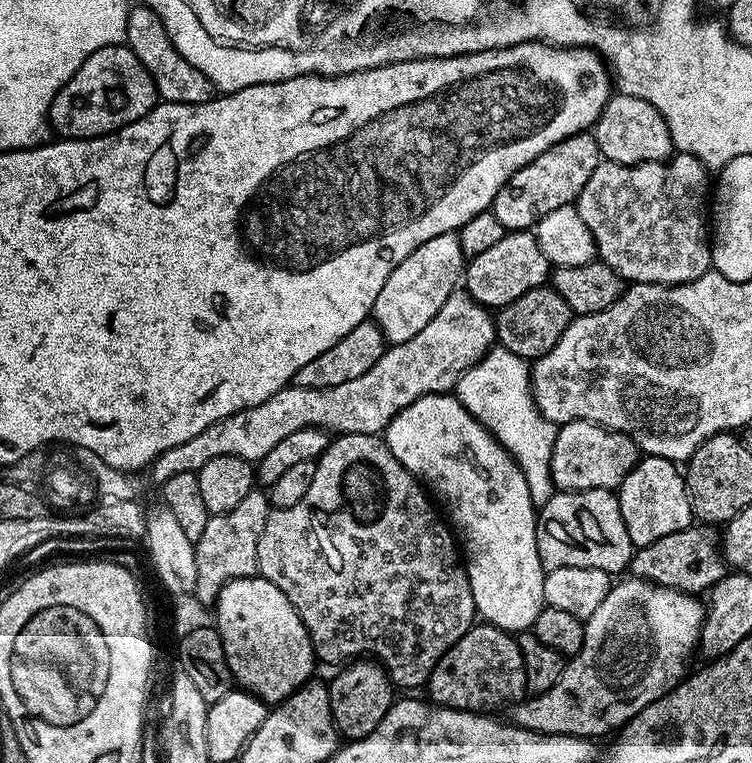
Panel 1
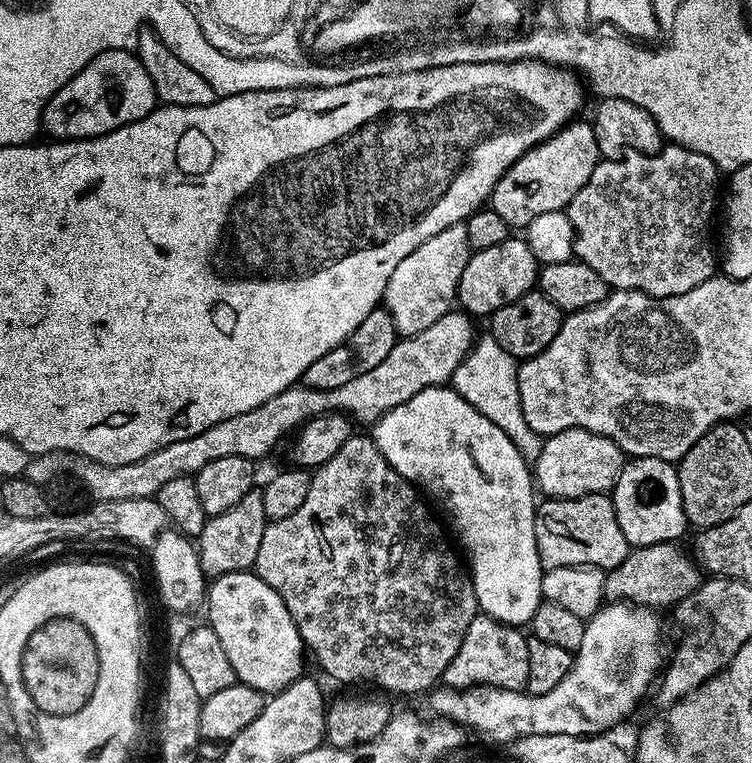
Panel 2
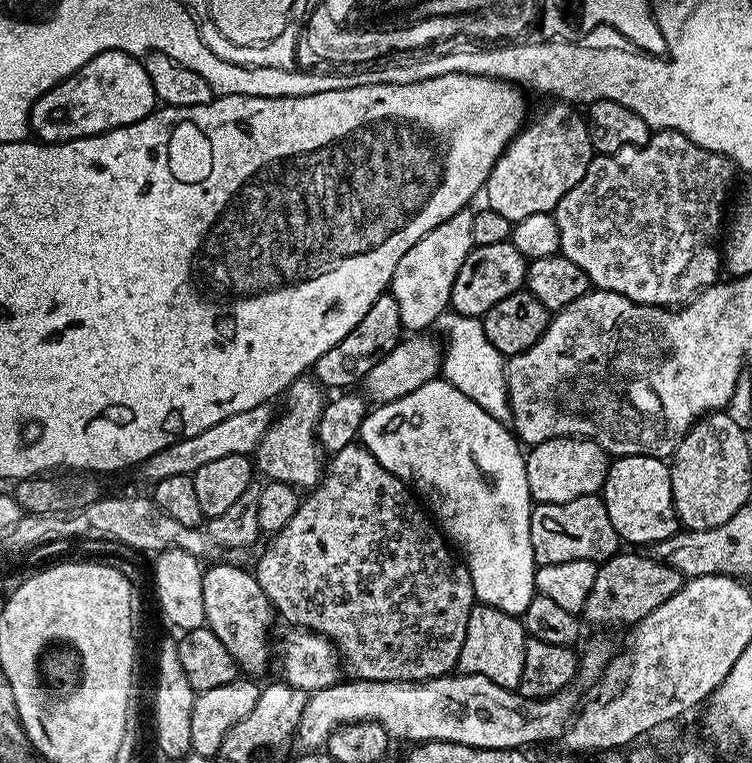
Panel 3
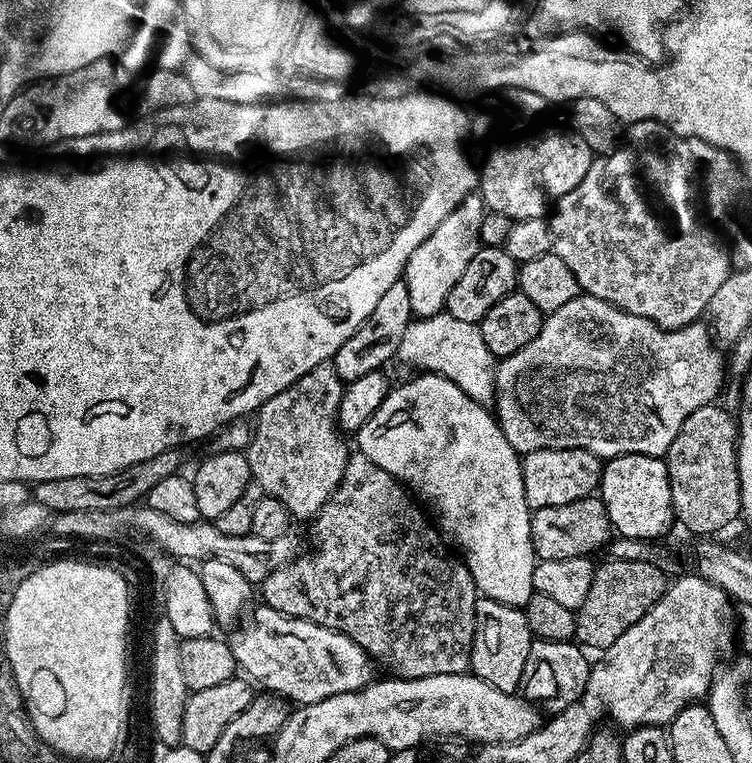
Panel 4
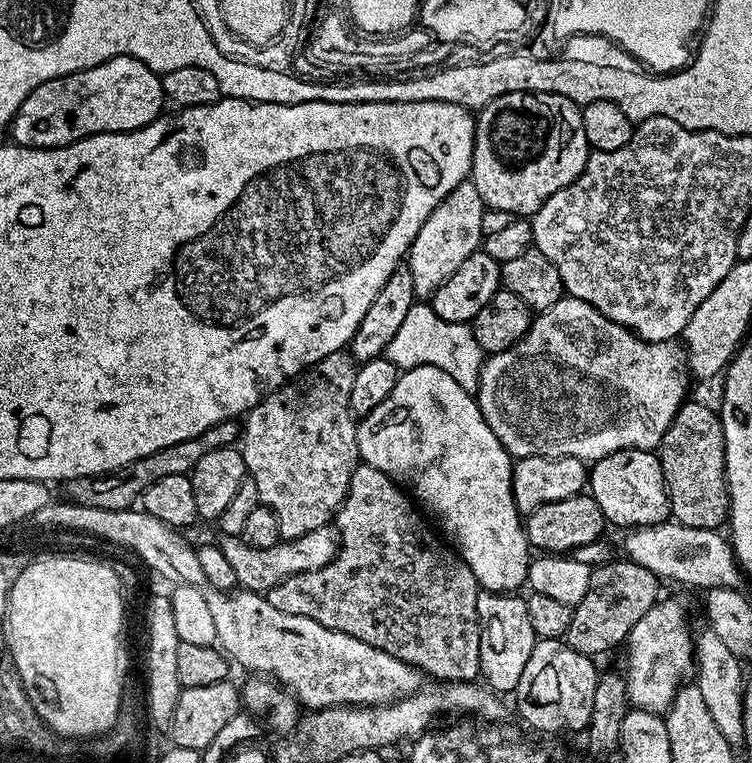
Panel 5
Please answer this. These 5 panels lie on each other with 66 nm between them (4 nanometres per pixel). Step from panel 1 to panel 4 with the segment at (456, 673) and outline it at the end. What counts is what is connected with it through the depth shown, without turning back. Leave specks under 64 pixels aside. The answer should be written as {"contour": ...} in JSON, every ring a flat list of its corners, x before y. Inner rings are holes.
{"contour":[[487,598,477,599,476,635,472,638,470,657,471,675,485,680,498,690,515,693,520,688,520,679,533,639,528,613,523,607,515,608]]}

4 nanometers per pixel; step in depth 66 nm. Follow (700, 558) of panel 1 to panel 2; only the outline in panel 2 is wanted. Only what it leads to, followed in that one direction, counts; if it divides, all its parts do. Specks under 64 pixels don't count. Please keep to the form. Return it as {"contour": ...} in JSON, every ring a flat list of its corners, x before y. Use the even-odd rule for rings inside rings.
{"contour":[[673,542,632,548,625,560,618,562,618,566,607,569,604,577,605,601,641,604,644,608,665,610,694,594,702,583,702,569,680,546]]}

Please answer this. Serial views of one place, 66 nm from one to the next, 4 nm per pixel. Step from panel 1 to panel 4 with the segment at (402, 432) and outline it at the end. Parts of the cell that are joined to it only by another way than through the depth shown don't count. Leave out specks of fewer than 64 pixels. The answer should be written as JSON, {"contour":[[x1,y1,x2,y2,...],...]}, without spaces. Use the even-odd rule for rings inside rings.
{"contour":[[417,376,420,376,417,380,401,388,393,387,382,406,374,410,374,418,370,418,370,422,366,422,366,426,355,433,354,440,360,443,359,455,370,458,374,466,382,466,386,474,399,480,405,489,411,490,432,507,431,515,434,520,436,515,435,523,441,537,448,542,453,540,468,555,468,573,481,597,515,608,527,605,534,591,532,575,538,557,532,549,531,527,520,528,519,524,519,520,527,521,530,516,528,503,524,500,521,457,510,446,510,442,506,442,506,434,502,434,500,423,485,405,471,400,444,376]]}

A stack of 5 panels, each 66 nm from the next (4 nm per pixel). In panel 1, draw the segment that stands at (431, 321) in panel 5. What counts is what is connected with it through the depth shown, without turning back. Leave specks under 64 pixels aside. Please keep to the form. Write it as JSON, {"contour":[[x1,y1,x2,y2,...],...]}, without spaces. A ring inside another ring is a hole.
{"contour":[[499,346,488,349,477,364,470,366,454,389,454,395,489,434,510,453,526,482,533,505,545,504,554,494,550,458,557,425,550,423,536,410,530,387,530,364,518,354]]}

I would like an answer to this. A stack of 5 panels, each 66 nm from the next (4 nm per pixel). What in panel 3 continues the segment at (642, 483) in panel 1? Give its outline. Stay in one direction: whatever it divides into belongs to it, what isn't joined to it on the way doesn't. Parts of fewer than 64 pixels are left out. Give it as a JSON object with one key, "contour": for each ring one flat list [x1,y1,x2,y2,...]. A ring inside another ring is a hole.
{"contour":[[621,456,613,459,608,465,608,477,604,479,602,499,606,514,610,514,610,522,614,522,614,530,625,545,651,546,670,538,678,531,676,507,672,497,672,473,669,465,659,456]]}

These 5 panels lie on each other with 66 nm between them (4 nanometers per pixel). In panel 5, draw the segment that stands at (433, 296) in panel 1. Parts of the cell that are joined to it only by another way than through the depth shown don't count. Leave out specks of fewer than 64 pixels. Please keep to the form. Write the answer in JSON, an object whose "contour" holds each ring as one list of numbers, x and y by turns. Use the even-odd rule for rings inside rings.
{"contour":[[470,178,454,186,454,190,450,190,450,194,446,194,446,198,434,206,430,218,422,222,422,230,418,230,406,257,406,266,414,278,417,297,431,298,438,286,442,286,442,282,446,282,446,278,450,278,450,274,454,274,454,270,458,270,458,266,470,258,470,254,478,251,484,236,482,214,485,207,482,194,478,194]]}

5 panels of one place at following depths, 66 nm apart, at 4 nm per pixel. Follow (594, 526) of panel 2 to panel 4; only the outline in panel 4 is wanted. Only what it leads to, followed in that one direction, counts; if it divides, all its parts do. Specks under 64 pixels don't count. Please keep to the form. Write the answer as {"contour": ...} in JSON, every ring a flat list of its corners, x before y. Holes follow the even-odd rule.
{"contour":[[595,495,584,496,566,506,546,506,535,509,530,516,532,549,540,560,588,556,600,548,613,535,612,523,608,521,604,501]]}

